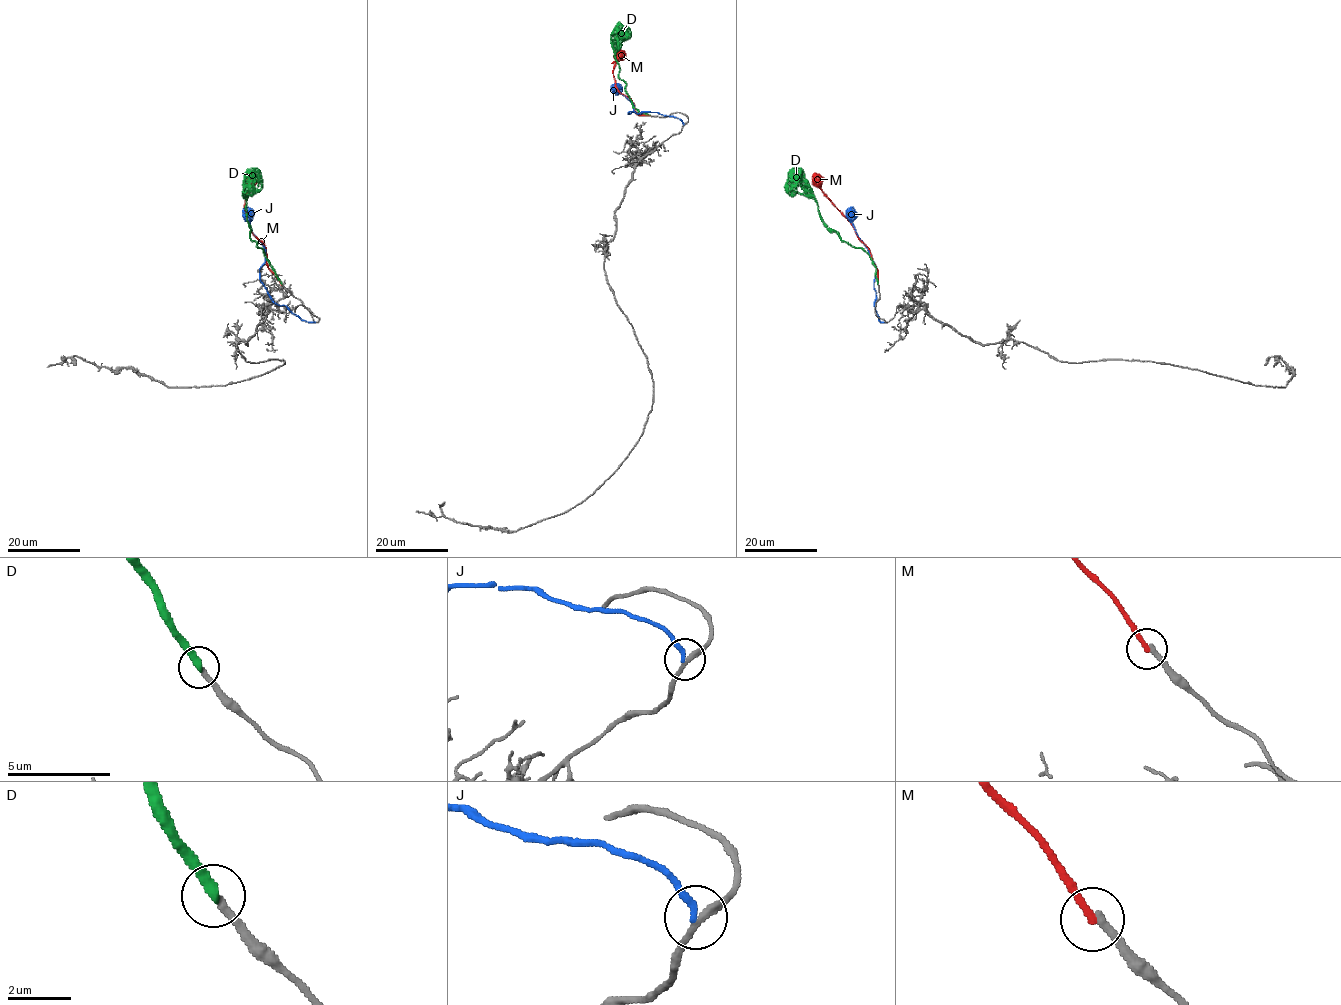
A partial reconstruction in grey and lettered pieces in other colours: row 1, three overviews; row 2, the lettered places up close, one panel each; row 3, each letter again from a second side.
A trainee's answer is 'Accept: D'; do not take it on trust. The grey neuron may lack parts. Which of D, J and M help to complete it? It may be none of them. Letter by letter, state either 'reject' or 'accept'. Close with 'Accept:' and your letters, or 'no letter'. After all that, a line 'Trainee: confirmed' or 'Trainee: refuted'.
D: reject
J: reject
M: accept
Accept: M
Trainee: refuted

